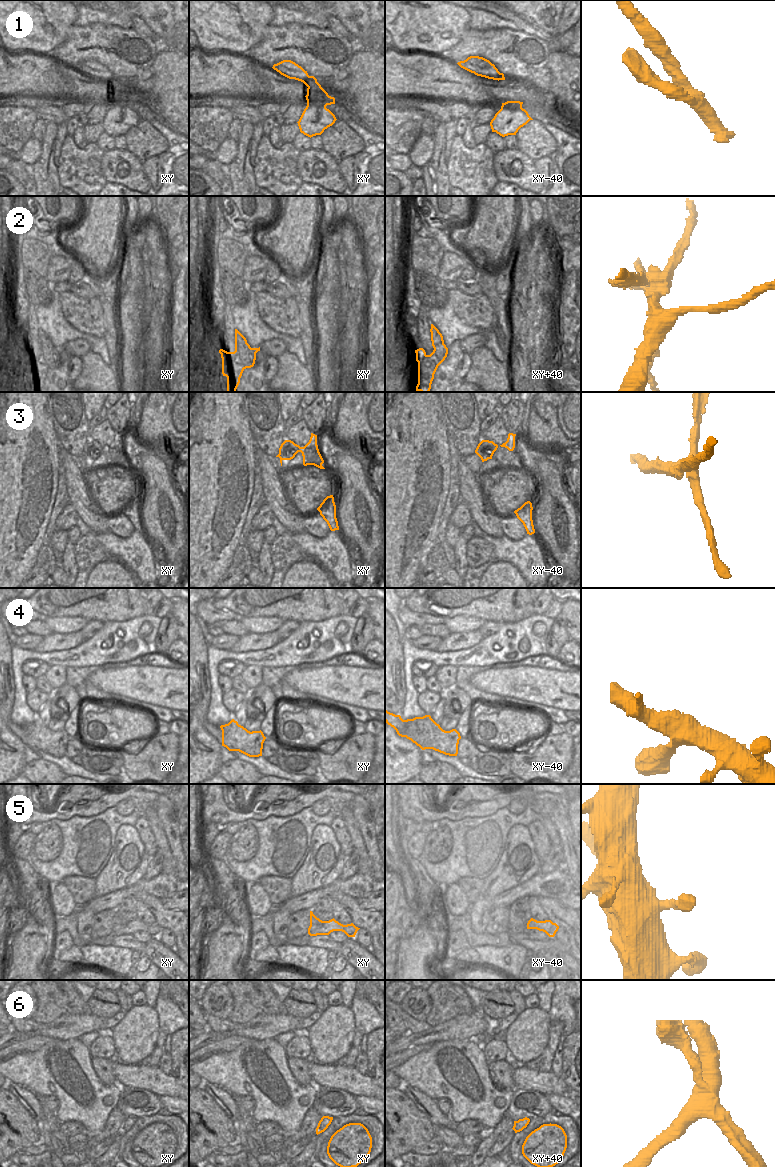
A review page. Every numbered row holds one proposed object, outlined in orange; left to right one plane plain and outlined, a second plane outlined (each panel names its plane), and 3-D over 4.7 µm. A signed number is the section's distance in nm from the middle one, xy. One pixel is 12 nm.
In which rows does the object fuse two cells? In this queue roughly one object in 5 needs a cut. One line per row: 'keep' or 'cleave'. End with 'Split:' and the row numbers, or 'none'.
1: keep
2: cleave
3: cleave
4: keep
5: keep
6: keep
Split: 2, 3

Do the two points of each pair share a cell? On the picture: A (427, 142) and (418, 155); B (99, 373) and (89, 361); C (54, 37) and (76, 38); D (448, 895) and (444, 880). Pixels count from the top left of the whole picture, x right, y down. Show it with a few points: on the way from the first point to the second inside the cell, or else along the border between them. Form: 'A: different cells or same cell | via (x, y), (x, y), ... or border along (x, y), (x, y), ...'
A: same cell | via (424, 145), (421, 152)
B: same cell | via (96, 370), (92, 364)
C: different cells | border along (74, 23), (68, 29), (66, 39), (50, 54)
D: different cells | border along (456, 882), (443, 886), (440, 889)

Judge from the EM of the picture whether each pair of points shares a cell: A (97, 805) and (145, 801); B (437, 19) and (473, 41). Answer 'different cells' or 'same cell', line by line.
A: same cell
B: different cells

